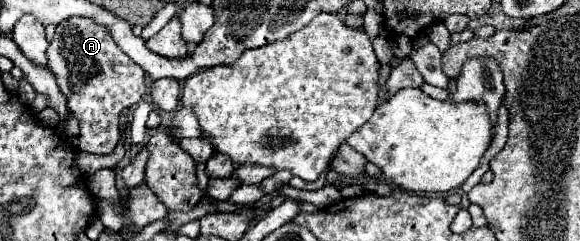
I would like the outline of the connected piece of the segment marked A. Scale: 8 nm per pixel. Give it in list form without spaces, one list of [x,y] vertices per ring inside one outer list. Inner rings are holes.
[[[72,16],[56,26],[54,40],[46,50],[66,106],[80,120],[78,146],[90,154],[112,154],[120,140],[120,112],[138,104],[146,92],[146,74],[114,42],[110,30],[90,18]]]

